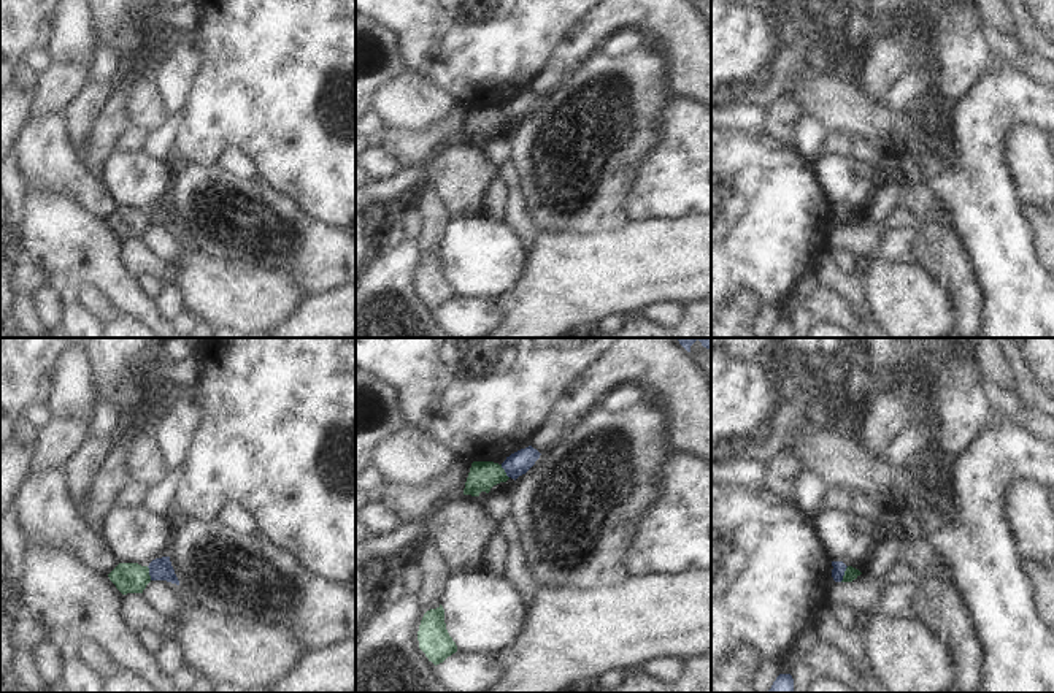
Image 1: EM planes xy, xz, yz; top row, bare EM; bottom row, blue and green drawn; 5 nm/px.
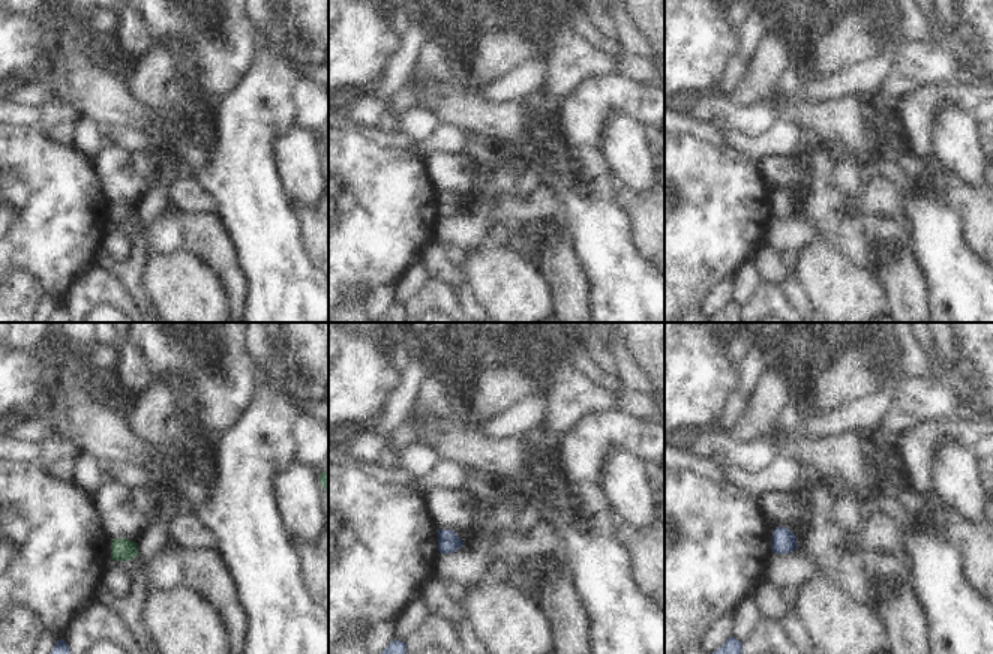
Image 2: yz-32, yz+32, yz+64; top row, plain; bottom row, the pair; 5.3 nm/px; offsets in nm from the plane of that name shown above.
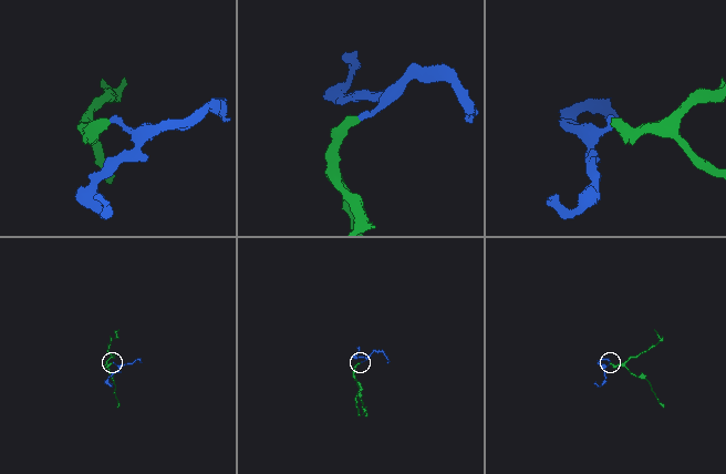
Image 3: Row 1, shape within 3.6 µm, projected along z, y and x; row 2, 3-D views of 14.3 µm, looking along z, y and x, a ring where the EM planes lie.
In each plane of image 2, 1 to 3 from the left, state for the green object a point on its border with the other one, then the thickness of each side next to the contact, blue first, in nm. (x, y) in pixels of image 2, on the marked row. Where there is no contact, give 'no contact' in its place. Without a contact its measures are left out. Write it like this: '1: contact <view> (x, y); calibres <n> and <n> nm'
1: no contact
2: no contact
3: no contact

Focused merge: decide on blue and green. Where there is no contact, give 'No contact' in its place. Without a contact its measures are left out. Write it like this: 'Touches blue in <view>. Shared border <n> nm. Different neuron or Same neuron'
Touches blue in yz. Shared border 90 nm. Different neuron

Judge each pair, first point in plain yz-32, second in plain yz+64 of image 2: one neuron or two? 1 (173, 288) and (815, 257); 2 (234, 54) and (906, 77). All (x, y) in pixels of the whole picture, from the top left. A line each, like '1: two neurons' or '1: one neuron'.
1: one neuron
2: one neuron

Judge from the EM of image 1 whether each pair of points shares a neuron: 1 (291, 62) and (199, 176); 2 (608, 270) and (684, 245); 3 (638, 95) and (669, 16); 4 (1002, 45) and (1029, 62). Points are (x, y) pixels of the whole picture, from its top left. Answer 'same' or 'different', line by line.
1: different
2: same
3: different
4: same

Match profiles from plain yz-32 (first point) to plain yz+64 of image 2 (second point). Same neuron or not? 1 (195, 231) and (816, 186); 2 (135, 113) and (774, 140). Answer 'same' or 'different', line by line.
1: different
2: different

